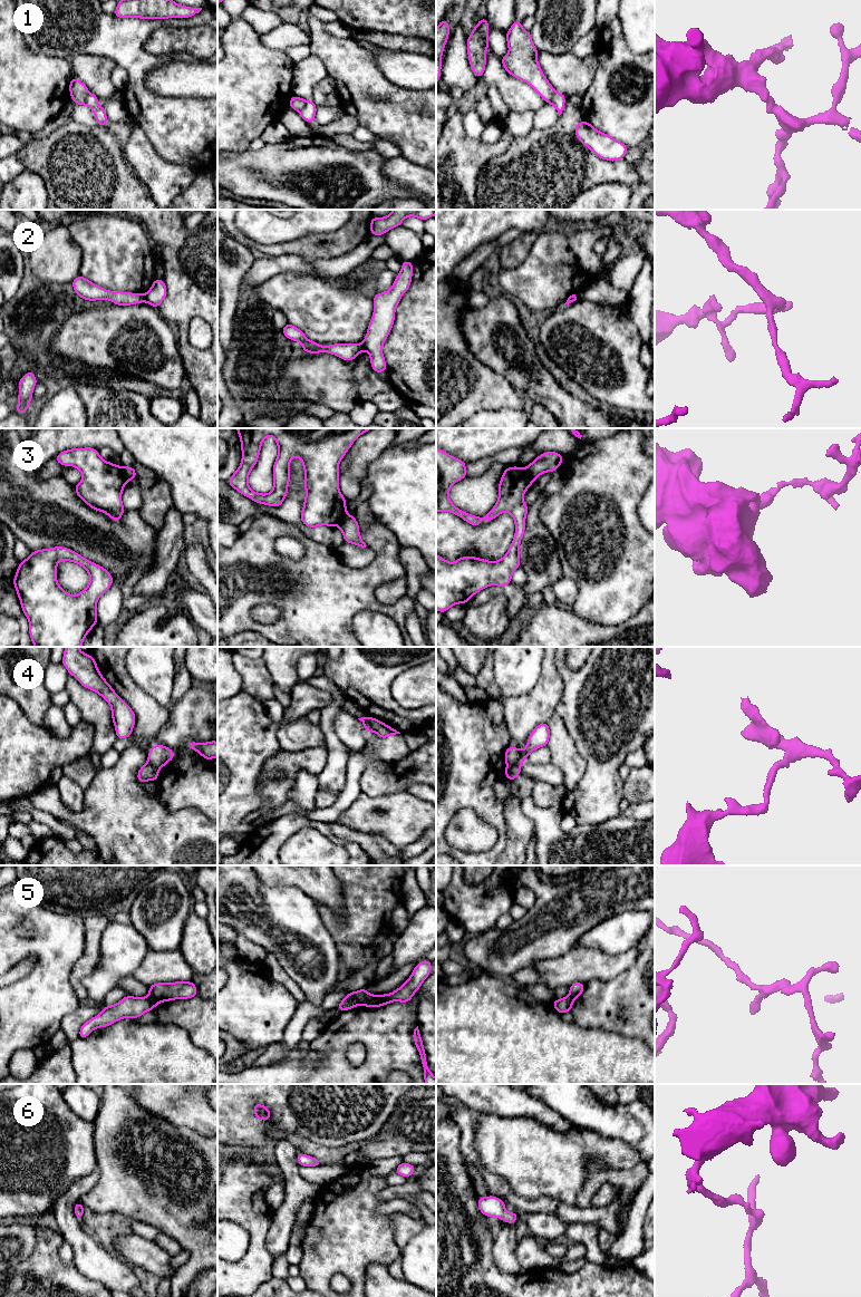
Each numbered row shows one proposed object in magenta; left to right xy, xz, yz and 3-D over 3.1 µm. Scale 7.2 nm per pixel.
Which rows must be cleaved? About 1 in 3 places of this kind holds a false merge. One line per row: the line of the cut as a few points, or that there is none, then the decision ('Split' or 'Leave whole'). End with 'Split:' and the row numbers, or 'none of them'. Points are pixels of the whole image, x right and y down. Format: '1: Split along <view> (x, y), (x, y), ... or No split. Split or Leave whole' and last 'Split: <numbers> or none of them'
1: Split along xy (89, 93), (83, 104). Split
2: Split along xy (143, 294), (144, 300). Split
3: Split along xy (119, 466), (126, 482). Split
4: Split along xz (371, 717), (370, 731). Split
5: Split along xz (375, 995), (361, 1004). Split
6: No split. Leave whole
Split: 1, 2, 3, 4, 5

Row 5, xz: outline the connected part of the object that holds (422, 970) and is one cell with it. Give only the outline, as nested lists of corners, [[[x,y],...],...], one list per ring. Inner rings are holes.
[[[423,960],[417,964],[407,979],[399,988],[390,994],[377,995],[373,999],[362,1004],[365,1007],[381,1007],[393,1001],[402,1001],[407,1004],[415,993],[420,988],[423,981],[429,976],[432,971],[432,962],[429,960]]]

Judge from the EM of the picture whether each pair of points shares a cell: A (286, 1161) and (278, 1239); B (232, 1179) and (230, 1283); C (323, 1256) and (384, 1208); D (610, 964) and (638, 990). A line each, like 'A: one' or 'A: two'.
A: one
B: one
C: two
D: two

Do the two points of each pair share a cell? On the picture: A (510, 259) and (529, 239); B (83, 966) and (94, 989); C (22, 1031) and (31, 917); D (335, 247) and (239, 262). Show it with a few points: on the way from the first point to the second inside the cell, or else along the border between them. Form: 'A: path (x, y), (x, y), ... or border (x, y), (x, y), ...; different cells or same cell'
A: path (513, 254), (524, 243); same cell
B: border (99, 951), (97, 964), (81, 979), (87, 999); different cells
C: path (38, 1003), (44, 997), (44, 945); same cell
D: border (229, 234), (249, 249); different cells

